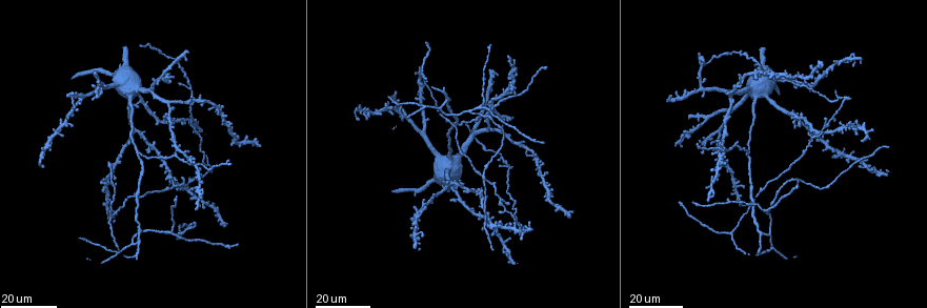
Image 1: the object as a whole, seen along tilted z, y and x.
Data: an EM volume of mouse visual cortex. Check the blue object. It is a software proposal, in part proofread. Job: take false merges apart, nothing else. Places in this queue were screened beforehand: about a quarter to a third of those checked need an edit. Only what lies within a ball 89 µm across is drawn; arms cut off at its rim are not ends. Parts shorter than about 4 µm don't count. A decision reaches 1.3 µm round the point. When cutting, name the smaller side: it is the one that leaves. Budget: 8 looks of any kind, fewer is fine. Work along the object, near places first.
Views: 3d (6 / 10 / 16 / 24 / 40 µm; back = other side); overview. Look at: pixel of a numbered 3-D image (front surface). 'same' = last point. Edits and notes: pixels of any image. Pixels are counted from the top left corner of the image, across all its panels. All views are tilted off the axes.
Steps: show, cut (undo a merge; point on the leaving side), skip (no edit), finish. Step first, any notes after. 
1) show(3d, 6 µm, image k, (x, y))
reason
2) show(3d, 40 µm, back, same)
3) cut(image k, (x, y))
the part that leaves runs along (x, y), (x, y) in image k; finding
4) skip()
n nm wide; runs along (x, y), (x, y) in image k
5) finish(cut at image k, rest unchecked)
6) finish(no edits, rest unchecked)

show(3d, 16 µm, image 1, (505, 209))
branch point

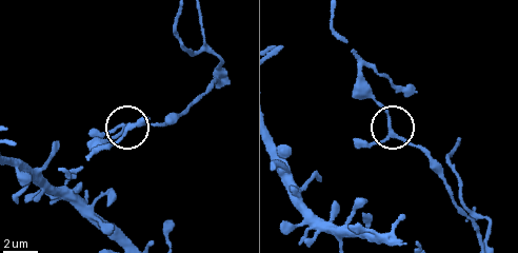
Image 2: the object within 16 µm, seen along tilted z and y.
show(3d, 6 µm, image 2, (390, 130))

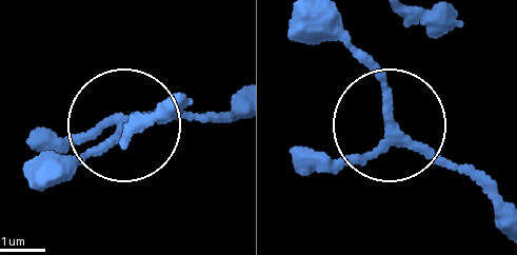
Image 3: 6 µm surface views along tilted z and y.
show(3d, 6 µm, back, image 3, (393, 125))

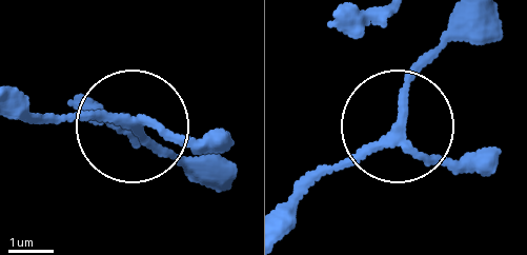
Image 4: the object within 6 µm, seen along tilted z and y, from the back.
skip()
side arm 50 µm; 3 arms; all the same neuron

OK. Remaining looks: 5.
show(3d, 16 µm, image 1, (140, 154))
side arm on a straight run

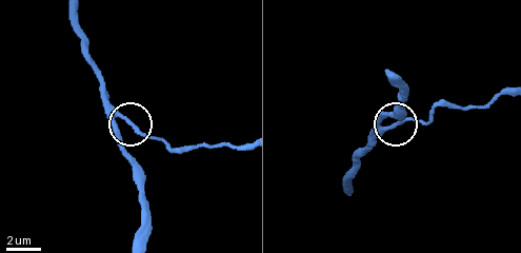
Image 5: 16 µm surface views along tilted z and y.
show(3d, 10 µm, image 5, (114, 114))

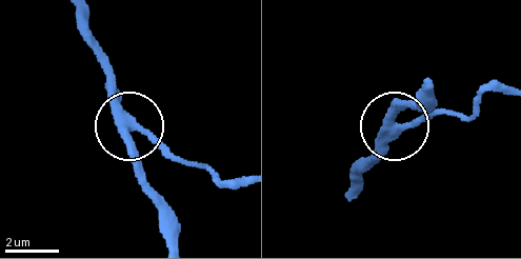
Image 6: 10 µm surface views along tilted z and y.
show(3d, 6 µm, image 6, (134, 126))

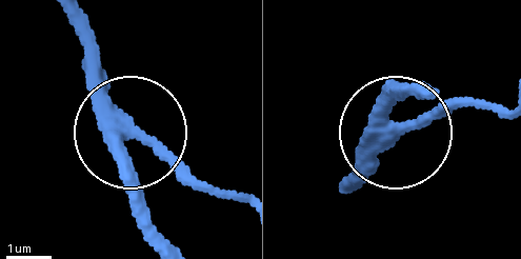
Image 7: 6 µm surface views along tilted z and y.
cut(image 7, (177, 159))
310 nm wide; a second neuron is stuck on

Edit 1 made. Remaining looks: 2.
finish(cut at image 7, rest unchecked)

